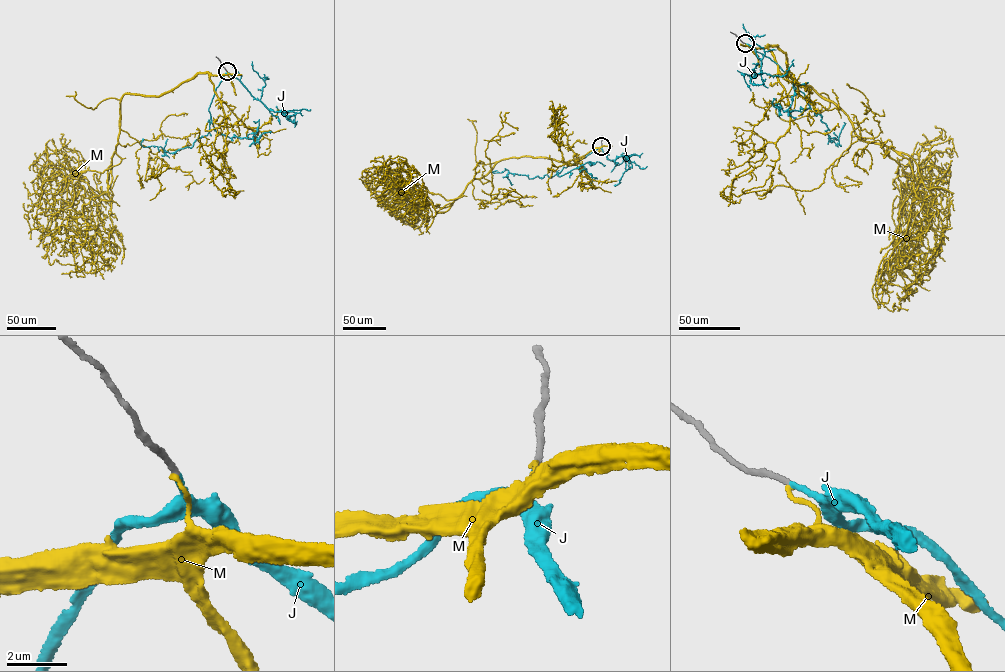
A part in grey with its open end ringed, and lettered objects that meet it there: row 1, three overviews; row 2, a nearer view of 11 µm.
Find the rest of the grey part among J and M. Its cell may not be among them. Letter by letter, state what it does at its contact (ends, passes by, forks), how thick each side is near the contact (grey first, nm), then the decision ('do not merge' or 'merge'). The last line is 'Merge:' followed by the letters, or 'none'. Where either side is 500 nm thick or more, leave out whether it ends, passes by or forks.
J: it ends; calibres 190 and 180 nm; merge
M: it ends; calibres 190 and 130 nm; do not merge
Merge: J

